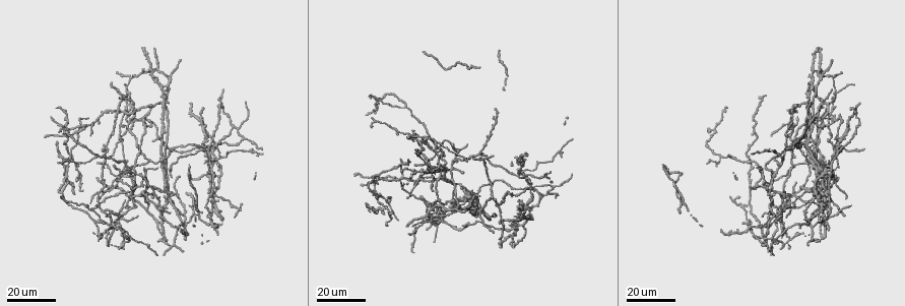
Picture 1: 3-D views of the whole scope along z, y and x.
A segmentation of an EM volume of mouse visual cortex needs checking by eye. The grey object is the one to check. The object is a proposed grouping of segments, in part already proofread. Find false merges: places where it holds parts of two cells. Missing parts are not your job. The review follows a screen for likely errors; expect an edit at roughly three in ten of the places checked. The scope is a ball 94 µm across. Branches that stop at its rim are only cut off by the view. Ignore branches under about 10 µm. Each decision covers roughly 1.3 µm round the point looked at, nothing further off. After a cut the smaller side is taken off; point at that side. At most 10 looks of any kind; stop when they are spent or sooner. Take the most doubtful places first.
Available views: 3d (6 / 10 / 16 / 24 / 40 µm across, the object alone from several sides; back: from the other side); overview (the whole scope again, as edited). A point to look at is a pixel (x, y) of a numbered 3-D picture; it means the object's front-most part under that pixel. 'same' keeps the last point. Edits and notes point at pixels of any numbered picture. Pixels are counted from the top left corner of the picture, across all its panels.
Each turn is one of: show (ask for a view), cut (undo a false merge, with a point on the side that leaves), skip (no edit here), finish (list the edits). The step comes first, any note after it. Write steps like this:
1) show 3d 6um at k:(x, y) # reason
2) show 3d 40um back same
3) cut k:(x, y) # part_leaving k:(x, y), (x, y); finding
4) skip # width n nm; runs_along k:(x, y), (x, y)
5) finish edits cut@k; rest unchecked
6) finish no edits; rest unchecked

show 3d 24um at 1:(207, 150) # a fork

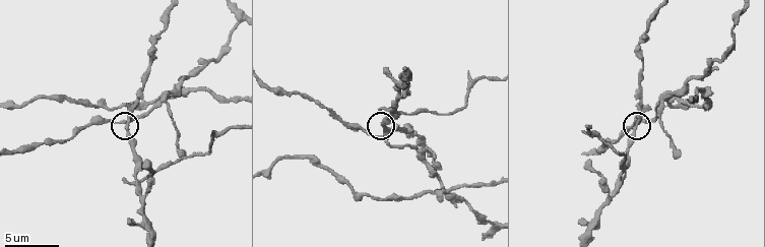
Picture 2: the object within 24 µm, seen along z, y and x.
show 3d 10um at 2:(128, 117) # zoom in

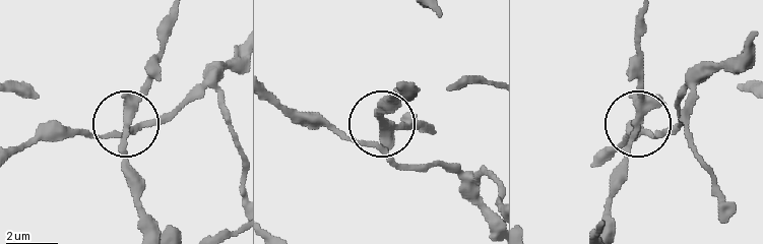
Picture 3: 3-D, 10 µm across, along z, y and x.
show 3d 6um at 3:(125, 128) # zoom in

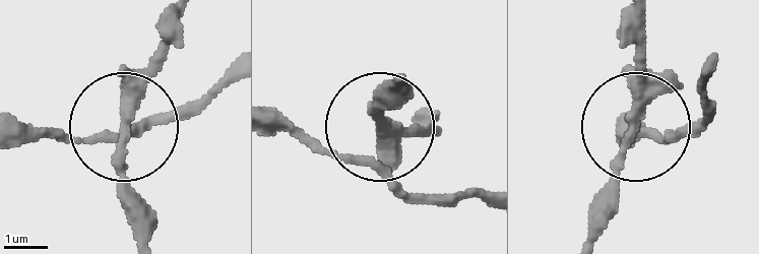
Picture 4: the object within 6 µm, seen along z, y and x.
skip # arms 3; all the same cell

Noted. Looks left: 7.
show 3d 16um at 1:(409, 109) # small branch off a trunk

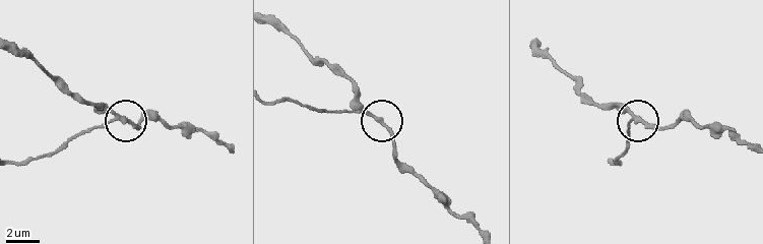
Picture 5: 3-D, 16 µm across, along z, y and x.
show 3d 10um at 5:(114, 115)

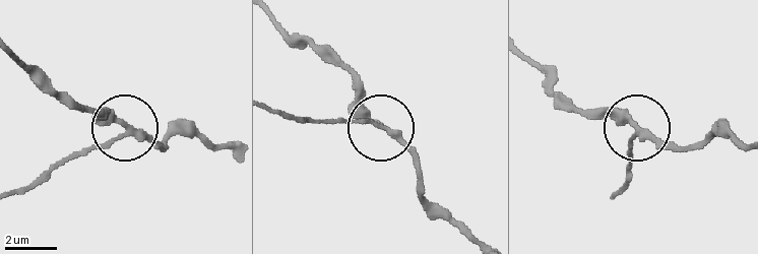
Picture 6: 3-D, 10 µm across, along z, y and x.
cut 6:(92, 148) # arms 3; part_leaving 6:(128, 136), (71, 151), (19, 189); a second cell is stuck on

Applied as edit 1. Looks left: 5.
show overview # see it whole again

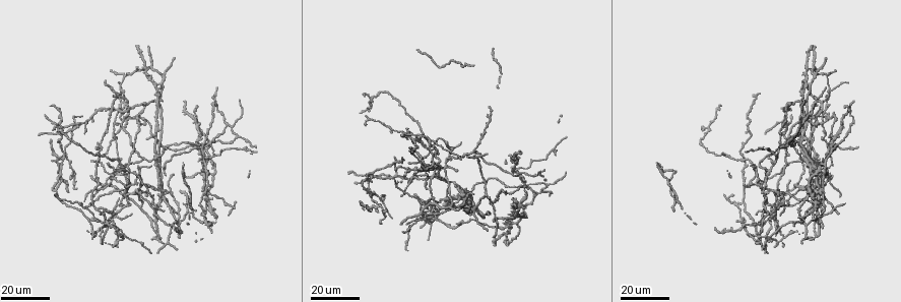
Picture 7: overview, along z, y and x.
show 3d 16um at 7:(431, 138)

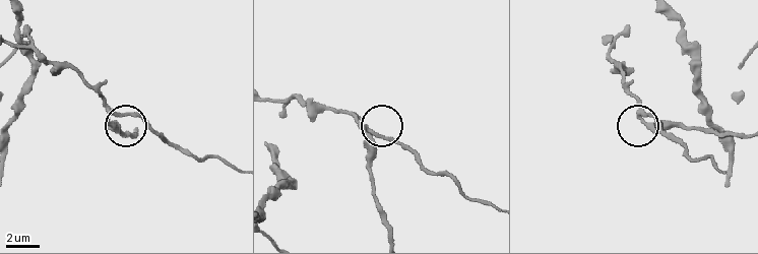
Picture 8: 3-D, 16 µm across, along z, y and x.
show 3d 10um at 8:(126, 113)

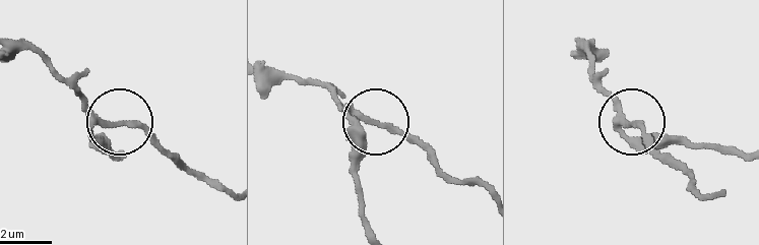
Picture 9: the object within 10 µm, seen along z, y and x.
cut 9:(76, 92) # part_leaving 9:(90, 120), (84, 103), (39, 57), (12, 50); two cells meet here

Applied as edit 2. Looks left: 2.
finish edits cut@6, cut@9; rest unchecked

